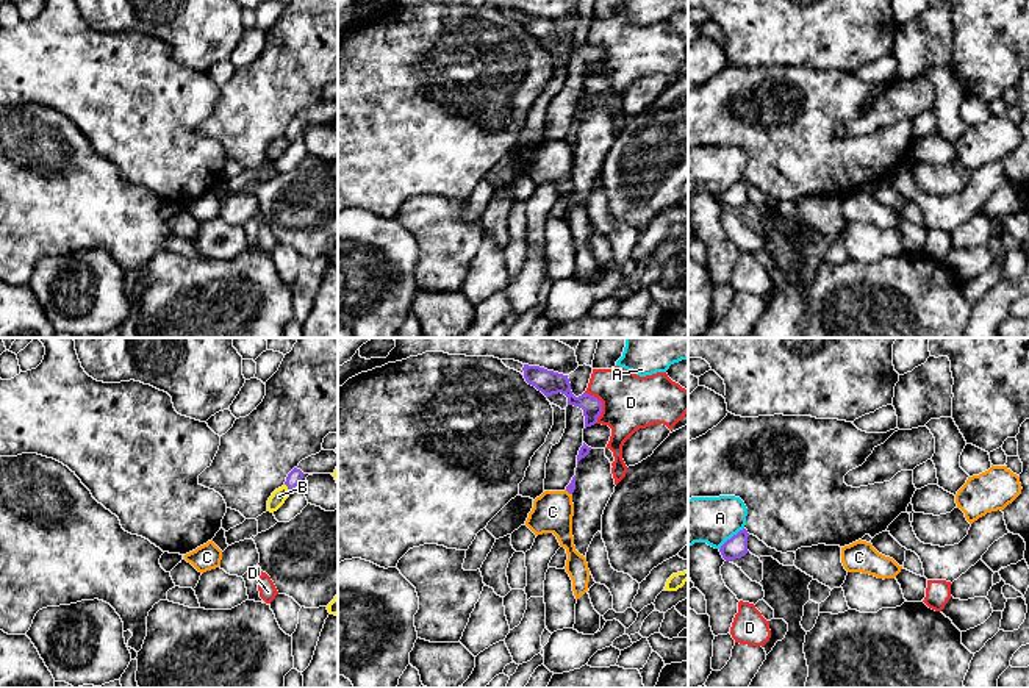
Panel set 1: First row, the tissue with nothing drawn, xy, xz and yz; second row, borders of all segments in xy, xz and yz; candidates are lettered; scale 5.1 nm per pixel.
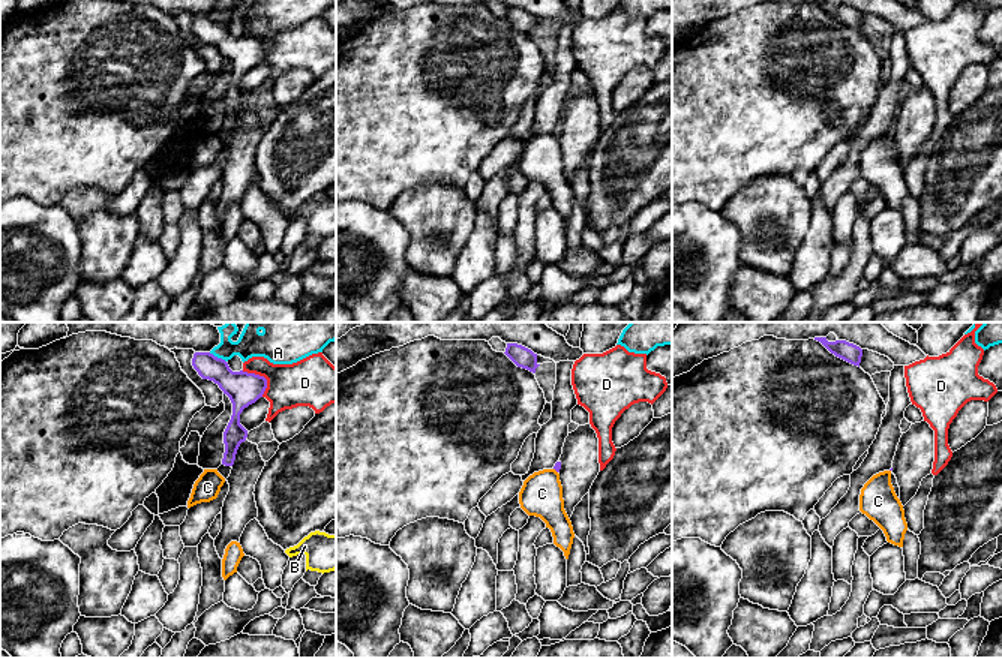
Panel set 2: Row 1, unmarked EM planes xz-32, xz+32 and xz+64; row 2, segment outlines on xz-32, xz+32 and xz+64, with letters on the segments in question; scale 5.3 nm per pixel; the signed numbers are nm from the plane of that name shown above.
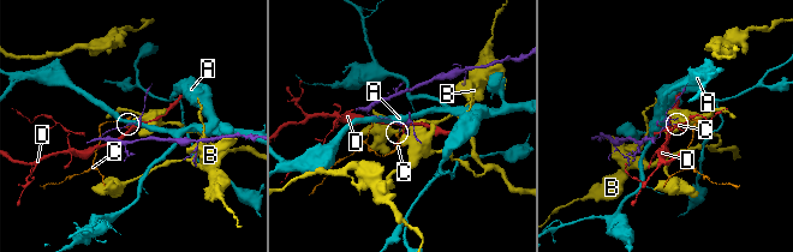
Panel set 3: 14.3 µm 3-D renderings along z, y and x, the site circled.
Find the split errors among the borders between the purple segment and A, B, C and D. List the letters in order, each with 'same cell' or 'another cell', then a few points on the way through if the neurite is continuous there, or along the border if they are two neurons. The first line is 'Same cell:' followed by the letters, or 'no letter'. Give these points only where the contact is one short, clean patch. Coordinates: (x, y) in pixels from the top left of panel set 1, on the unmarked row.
Same cell: no letter
A: another cell
B: another cell
C: another cell; border along xz (565, 139), (571, 144)
D: another cell

